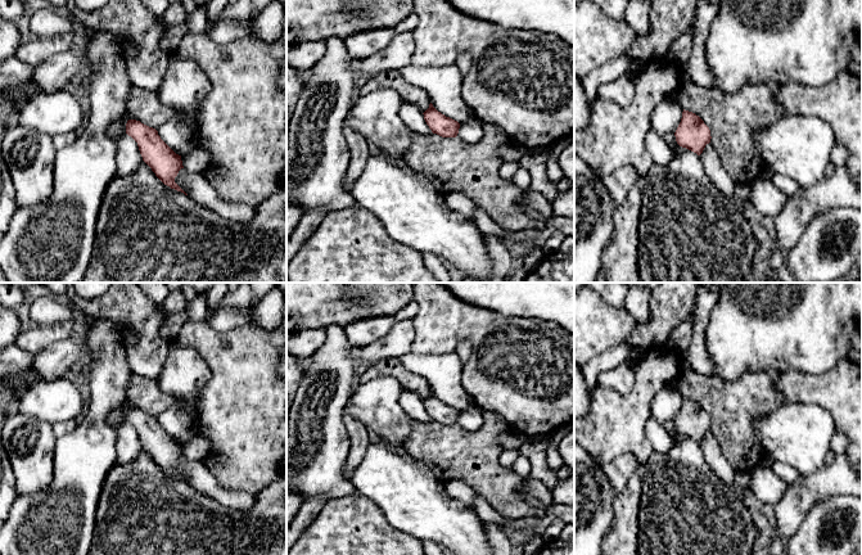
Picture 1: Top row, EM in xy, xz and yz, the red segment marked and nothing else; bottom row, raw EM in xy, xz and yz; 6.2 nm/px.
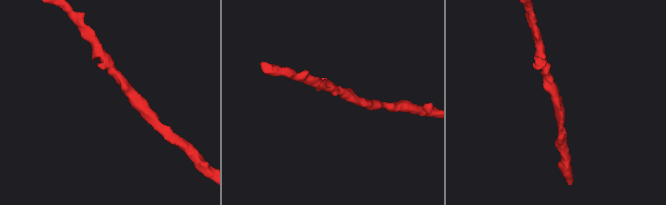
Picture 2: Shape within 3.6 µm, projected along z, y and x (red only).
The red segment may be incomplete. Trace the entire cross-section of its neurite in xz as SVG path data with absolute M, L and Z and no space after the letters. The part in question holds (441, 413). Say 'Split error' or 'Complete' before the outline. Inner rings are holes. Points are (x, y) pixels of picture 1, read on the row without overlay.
Complete. M433 392L423 401L424 407L433 421L442 425L456 425L459 421L460 411L450 405L438 400Z

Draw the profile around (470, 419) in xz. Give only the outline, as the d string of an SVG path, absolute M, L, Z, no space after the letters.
M473 407L469 410L460 411L457 425L470 432L480 429L483 425L483 418L480 410Z

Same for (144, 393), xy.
M134 374L126 391L126 401L116 407L108 416L108 424L117 428L126 421L128 407L136 407L141 411L158 418L176 402L176 397L163 392L157 379L149 379Z

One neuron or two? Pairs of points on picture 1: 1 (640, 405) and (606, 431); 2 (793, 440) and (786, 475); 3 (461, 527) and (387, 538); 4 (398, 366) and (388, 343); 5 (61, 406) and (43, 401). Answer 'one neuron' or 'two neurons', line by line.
1: one neuron
2: two neurons
3: two neurons
4: two neurons
5: one neuron

